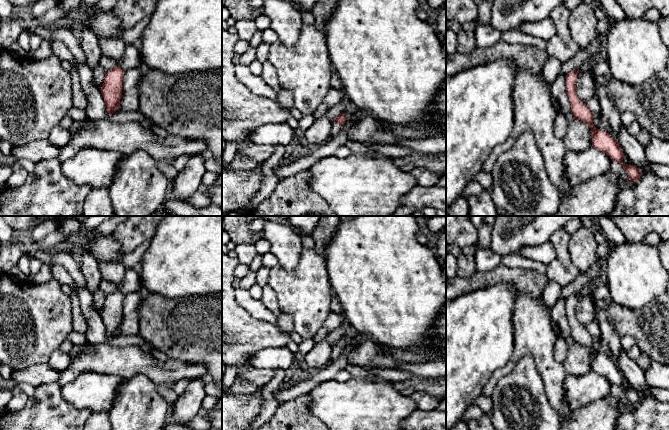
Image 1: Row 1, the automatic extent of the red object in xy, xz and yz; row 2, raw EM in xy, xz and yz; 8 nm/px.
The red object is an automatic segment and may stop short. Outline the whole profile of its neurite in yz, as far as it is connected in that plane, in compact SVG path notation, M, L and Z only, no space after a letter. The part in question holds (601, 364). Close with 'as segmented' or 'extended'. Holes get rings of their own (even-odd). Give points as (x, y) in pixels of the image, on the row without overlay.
M577 294L566 299L566 317L571 328L571 336L575 343L581 344L590 349L592 358L592 370L607 378L612 385L621 387L628 402L638 406L642 396L635 389L628 389L623 386L623 374L619 367L602 353L596 353L593 348L593 337L589 331L581 325L576 318Z | as segmented

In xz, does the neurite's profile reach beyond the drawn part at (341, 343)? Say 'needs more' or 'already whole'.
needs more

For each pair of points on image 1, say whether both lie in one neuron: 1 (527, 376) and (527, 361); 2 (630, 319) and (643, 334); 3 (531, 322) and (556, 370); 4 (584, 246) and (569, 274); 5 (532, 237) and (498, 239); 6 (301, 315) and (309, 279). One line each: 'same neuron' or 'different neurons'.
1: same neuron
2: same neuron
3: same neuron
4: different neurons
5: same neuron
6: same neuron

